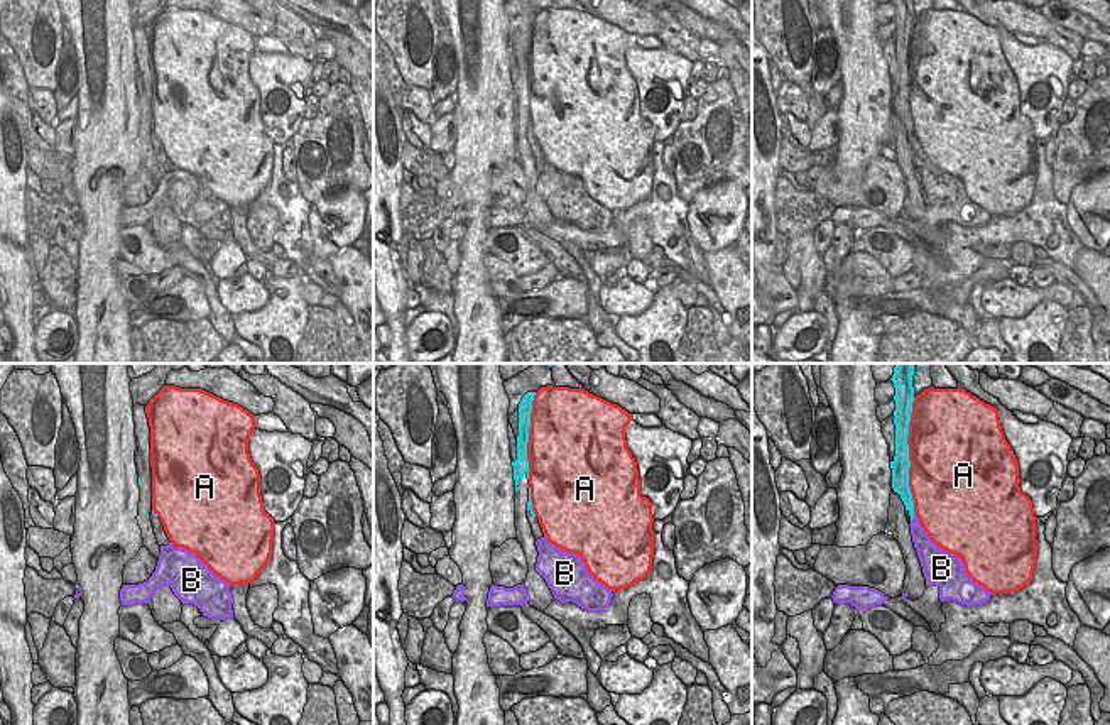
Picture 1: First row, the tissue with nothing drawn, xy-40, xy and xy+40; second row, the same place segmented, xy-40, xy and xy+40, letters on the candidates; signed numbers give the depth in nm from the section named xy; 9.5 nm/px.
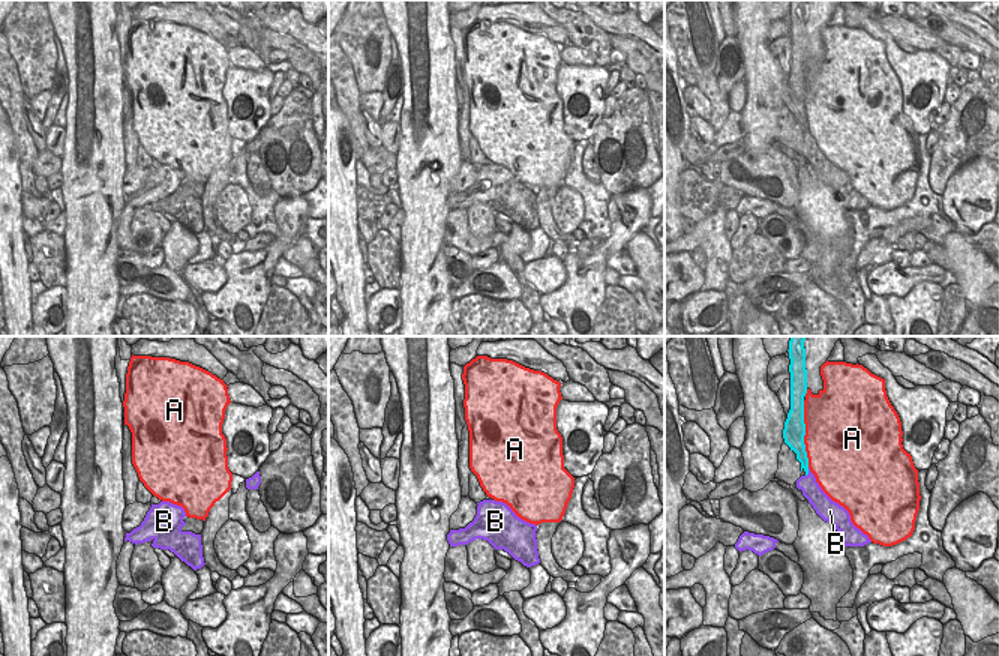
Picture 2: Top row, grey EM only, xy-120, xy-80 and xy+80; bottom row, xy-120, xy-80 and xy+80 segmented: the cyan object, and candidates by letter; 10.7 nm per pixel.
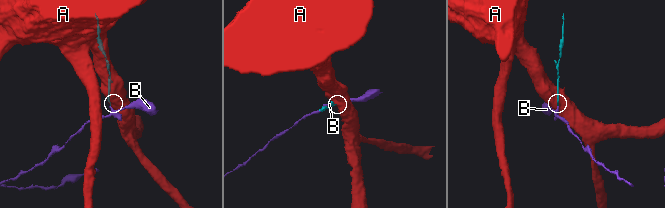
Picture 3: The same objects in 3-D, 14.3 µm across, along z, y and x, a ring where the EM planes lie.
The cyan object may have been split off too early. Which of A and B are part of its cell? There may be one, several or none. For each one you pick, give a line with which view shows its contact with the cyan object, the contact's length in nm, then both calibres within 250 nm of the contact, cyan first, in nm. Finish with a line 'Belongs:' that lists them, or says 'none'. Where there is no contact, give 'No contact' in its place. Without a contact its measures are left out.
Belongs: none

